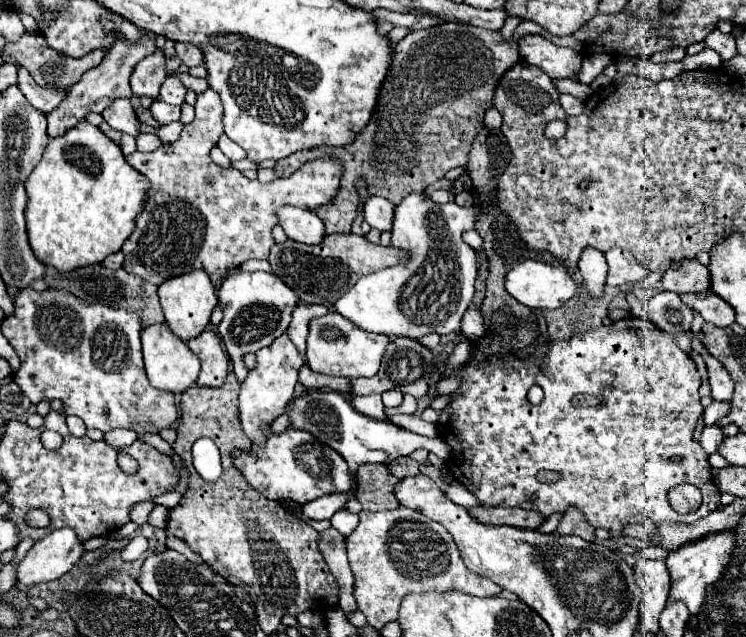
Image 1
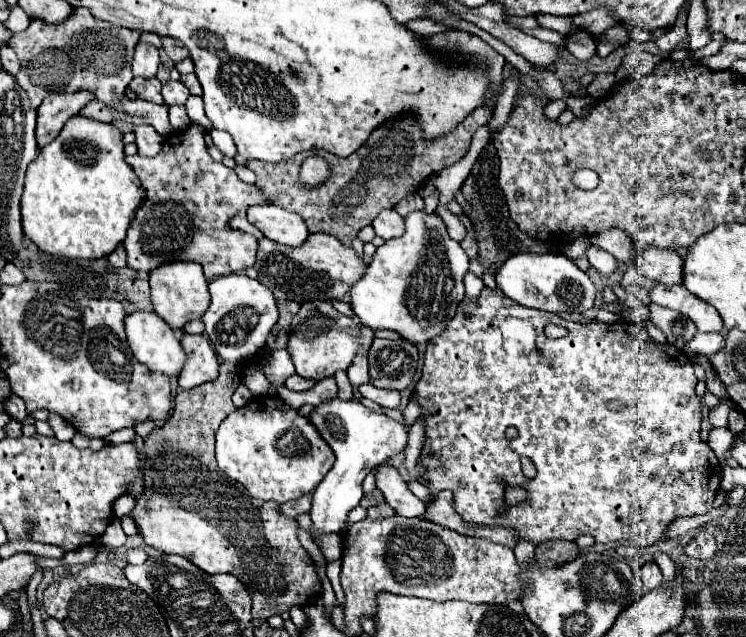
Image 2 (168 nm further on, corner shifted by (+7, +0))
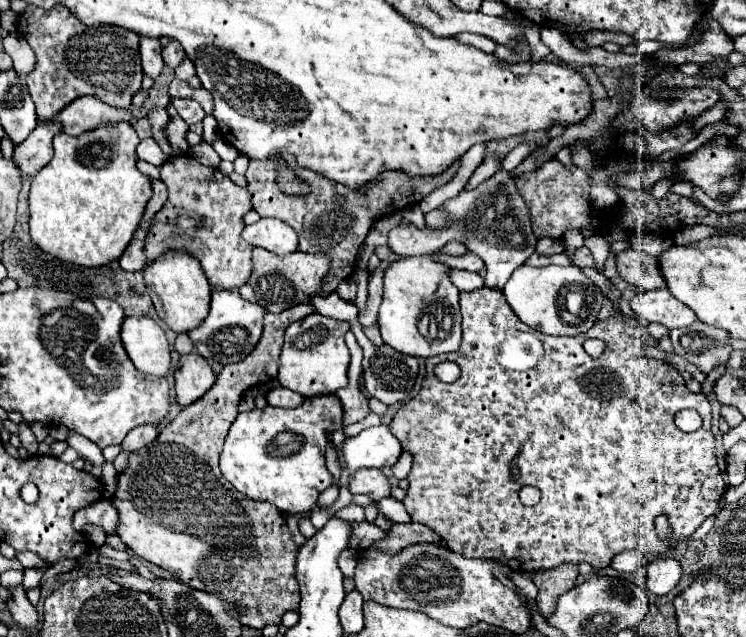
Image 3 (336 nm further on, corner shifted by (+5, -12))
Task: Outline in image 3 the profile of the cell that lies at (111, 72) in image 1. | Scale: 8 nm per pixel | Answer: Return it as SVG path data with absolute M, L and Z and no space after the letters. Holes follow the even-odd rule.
M39 122L37 128L29 134L29 138L23 144L15 146L13 160L25 176L33 176L49 164L49 160L53 158L51 140L61 130L63 126L59 122Z

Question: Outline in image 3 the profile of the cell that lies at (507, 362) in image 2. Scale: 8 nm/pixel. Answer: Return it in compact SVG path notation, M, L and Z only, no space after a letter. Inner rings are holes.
M489 288L461 292L461 314L463 314L461 348L457 352L427 358L427 376L423 380L423 388L419 390L419 394L413 400L409 400L407 404L403 404L397 410L397 414L393 416L393 422L389 426L391 432L397 436L397 440L401 442L403 450L409 450L413 454L413 468L407 476L409 494L403 500L413 522L427 524L429 528L439 532L439 536L443 536L447 546L453 548L455 552L461 552L463 556L493 558L493 560L509 566L515 572L533 572L533 570L555 568L561 562L573 562L573 564L589 562L595 568L607 568L617 554L621 554L625 550L635 550L635 548L647 558L649 556L665 558L675 548L677 542L687 540L703 524L705 518L709 518L717 512L719 498L725 492L725 482L723 482L723 474L721 474L721 470L717 466L717 458L715 458L715 440L711 434L709 400L703 392L699 392L699 394L691 392L687 388L685 380L681 378L681 374L671 364L667 364L659 358L651 358L641 350L643 346L653 346L653 338L649 336L647 328L639 326L637 318L619 314L609 320L595 322L587 332L583 332L579 336L547 336L547 334L541 334L541 332L529 328L525 322L521 322L517 318L517 314L511 310L511 306L507 304L501 290L489 290ZM587 338L605 340L607 346L599 358L591 358L583 350L583 342ZM445 360L451 360L461 368L461 376L453 384L441 382L433 372L435 366ZM683 408L695 408L697 412L701 412L703 426L699 430L687 434L675 426L673 418ZM527 484L537 486L541 490L541 502L535 506L523 506L519 500L519 490ZM661 514L667 516L667 520L669 520L669 526L671 526L669 536L673 542L663 542L655 530L655 518Z

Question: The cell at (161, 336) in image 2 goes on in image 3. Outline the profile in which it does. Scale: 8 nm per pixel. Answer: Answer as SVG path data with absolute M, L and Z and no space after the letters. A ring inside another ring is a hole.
M125 318L121 328L123 346L131 362L145 374L165 376L171 368L171 350L165 330L153 318Z

